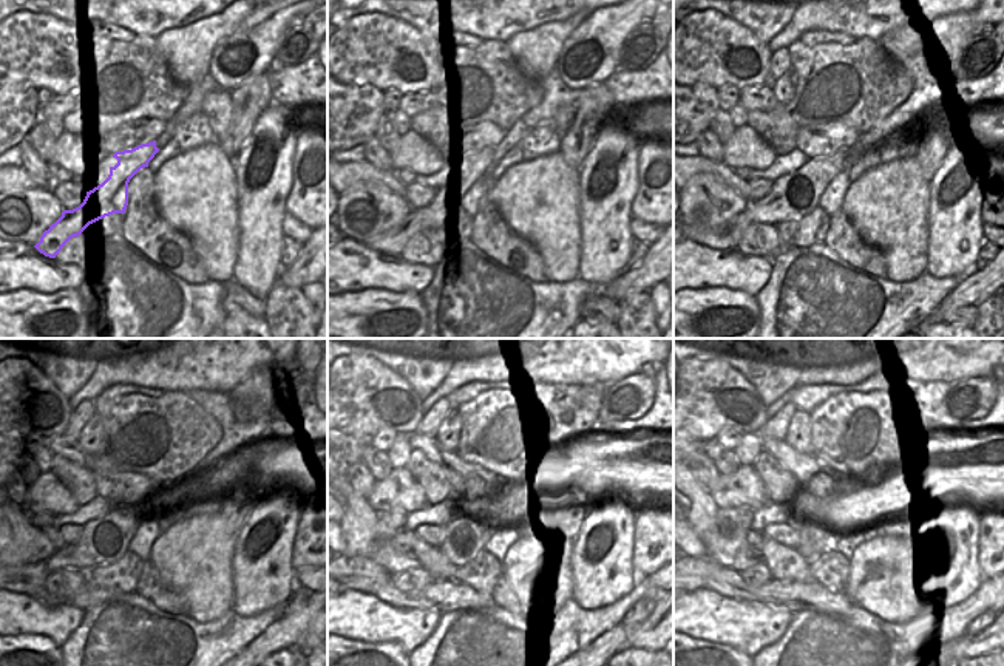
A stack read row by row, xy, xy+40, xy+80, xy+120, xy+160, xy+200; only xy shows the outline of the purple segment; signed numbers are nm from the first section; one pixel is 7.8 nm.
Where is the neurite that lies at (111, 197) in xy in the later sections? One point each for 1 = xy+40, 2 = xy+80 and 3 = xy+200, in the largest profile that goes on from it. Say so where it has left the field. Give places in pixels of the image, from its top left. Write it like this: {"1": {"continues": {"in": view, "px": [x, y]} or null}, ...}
{"1": {"continues": {"in": "xy+40", "px": [471, 178]}}, "2": {"continues": {"in": "xy+80", "px": [794, 195]}}, "3": {"continues": {"in": "xy+200", "px": [814, 540]}}}

